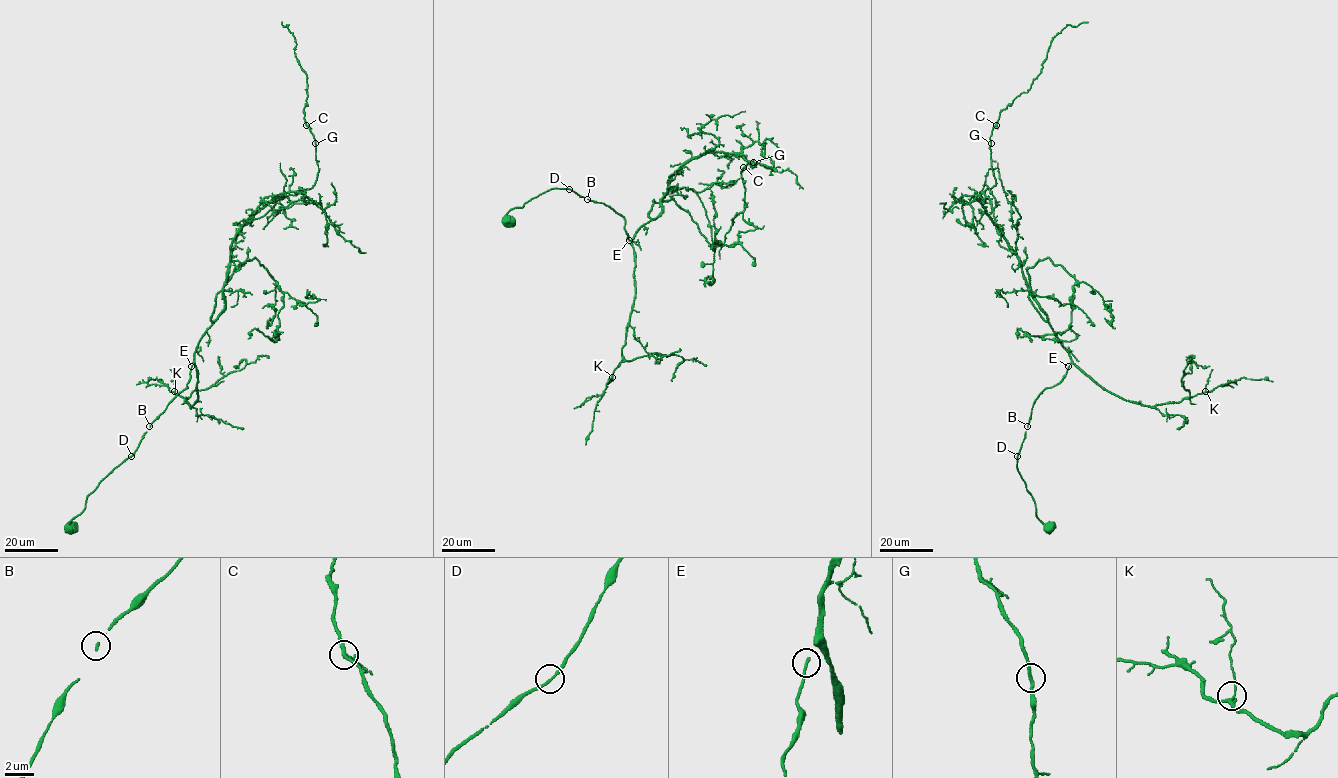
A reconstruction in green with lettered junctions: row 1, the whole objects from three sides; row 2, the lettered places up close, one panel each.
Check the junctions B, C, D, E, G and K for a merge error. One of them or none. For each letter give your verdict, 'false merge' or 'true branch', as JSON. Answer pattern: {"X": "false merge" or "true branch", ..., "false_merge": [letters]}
{"B": "true branch", "C": "true branch", "D": "true branch", "E": "true branch", "G": "true branch", "K": "true branch", "false_merge": []}

